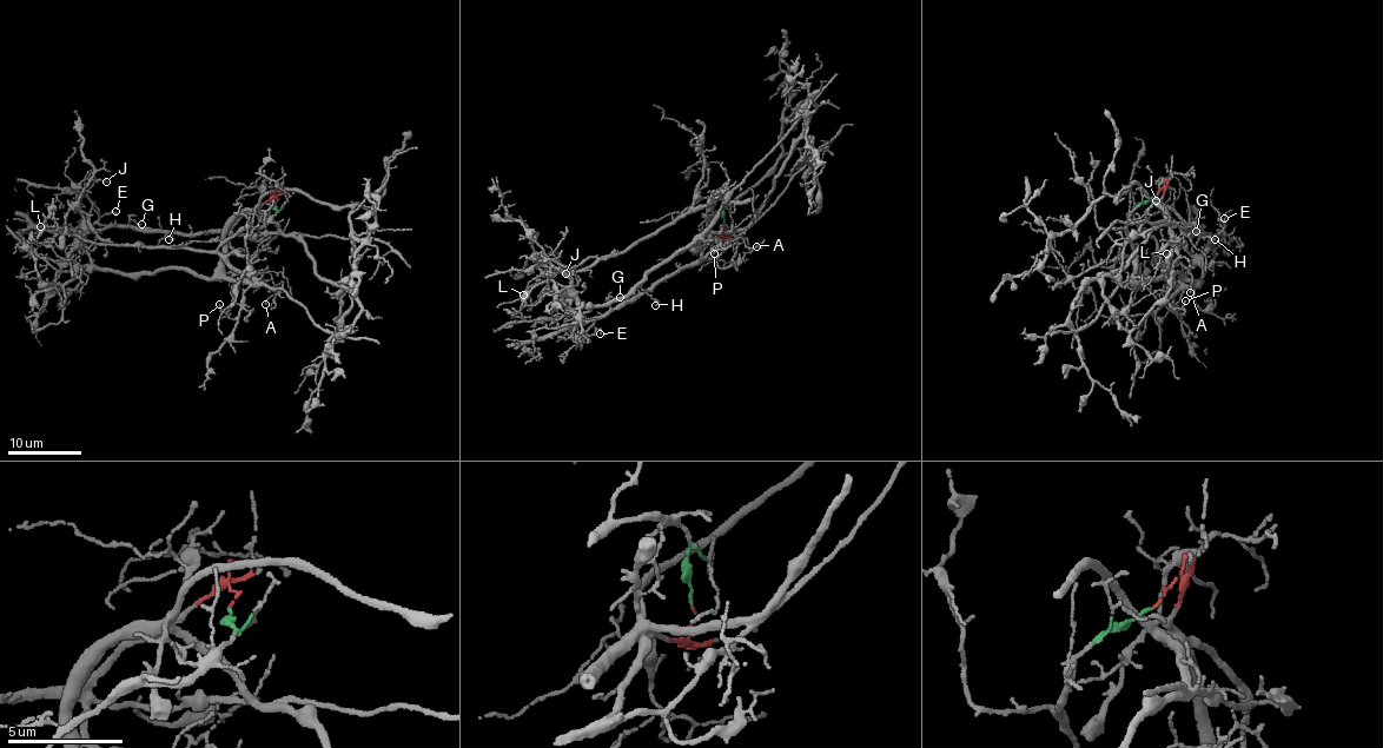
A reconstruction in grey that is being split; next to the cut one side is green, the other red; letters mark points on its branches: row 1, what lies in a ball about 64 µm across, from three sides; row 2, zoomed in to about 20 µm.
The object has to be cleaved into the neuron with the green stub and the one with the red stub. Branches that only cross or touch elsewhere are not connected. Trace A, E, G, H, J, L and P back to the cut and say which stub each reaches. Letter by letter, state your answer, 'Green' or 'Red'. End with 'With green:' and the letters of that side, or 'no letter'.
A: Red
E: Red
G: Red
H: Red
J: Green
L: Green
P: Red
With green: J, L

